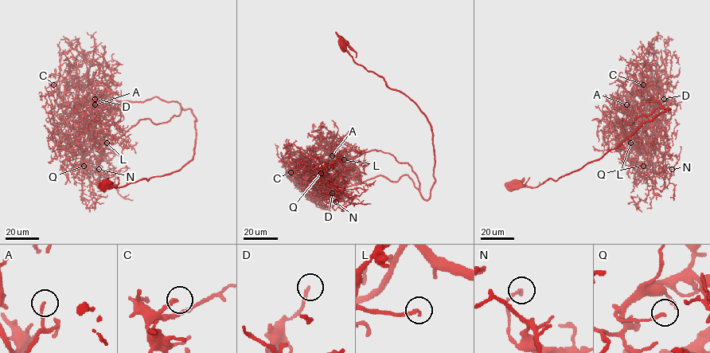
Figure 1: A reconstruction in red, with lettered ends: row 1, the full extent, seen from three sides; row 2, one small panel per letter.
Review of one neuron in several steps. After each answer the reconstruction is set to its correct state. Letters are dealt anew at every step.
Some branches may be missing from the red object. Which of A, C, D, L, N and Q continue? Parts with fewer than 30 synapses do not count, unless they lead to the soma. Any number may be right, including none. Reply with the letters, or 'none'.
L

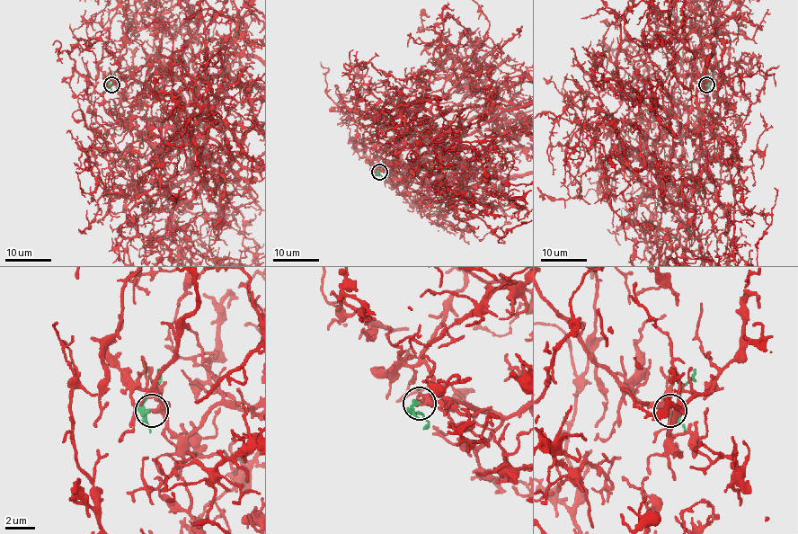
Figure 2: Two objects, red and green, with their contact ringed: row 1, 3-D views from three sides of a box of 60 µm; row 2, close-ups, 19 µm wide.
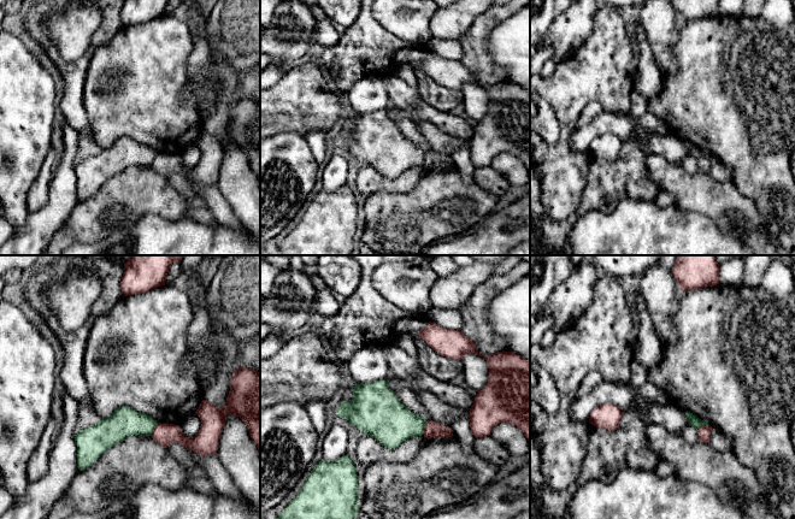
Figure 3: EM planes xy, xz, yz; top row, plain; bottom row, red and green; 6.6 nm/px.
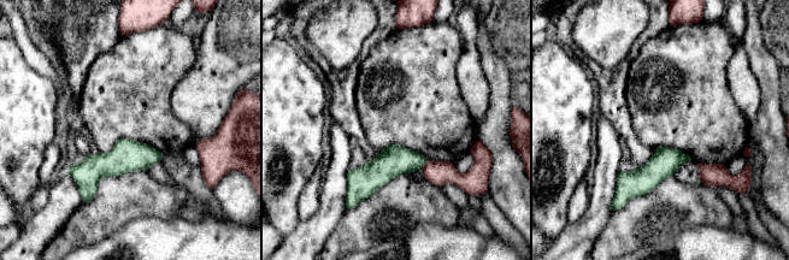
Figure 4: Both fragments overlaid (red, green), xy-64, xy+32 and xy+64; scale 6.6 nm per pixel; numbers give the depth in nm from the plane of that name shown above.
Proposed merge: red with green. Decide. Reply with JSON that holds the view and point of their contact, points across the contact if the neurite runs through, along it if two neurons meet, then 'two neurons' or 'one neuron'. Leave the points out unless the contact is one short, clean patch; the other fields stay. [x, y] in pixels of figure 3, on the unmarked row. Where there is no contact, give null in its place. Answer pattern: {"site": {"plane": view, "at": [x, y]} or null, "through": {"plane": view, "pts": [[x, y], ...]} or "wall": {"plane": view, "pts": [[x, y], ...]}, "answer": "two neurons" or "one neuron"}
{"site": {"plane": "xy", "at": [154, 159]}, "wall": {"plane": "xy", "pts": [[158, 153], [151, 165]]}, "answer": "two neurons"}

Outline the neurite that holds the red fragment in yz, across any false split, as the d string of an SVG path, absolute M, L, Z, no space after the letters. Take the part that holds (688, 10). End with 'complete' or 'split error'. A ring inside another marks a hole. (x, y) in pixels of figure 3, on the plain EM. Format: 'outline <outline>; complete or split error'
outline M672 0L672 4L682 22L719 14L719 0Z; complete

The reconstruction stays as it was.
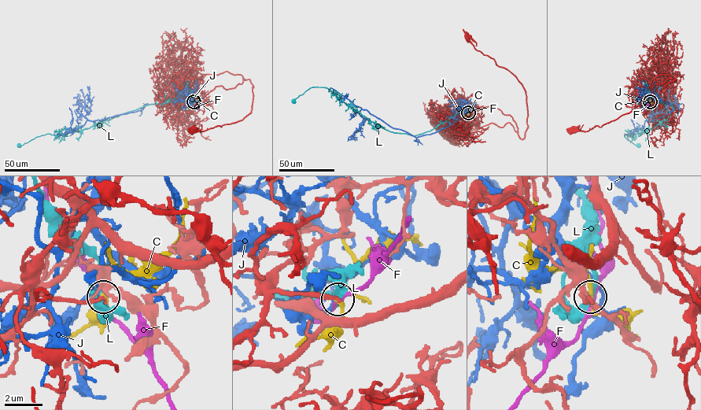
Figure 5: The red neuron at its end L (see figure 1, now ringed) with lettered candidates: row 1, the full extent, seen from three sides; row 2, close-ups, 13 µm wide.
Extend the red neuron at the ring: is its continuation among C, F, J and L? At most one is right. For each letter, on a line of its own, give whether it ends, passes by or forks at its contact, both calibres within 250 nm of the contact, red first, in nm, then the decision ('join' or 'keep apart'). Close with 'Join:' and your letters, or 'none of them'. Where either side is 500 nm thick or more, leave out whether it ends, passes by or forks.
C: it passes by | 240/220 nm | join
F: it passes by | 240/170 nm | keep apart
J: it passes by | 240/140 nm | keep apart
L: it passes by | 240/280 nm | keep apart
Join: C

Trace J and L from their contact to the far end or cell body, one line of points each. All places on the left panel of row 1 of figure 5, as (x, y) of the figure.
J: (193, 101), (193, 94), (189, 94), (136, 111), (87, 120), (70, 131), (69, 108)
L: (193, 101), (186, 87), (161, 104), (149, 104), (88, 128), (38, 136), (19, 145)

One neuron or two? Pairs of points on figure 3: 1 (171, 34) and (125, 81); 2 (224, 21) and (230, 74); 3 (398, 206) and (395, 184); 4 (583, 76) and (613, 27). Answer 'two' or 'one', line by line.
1: one
2: two
3: two
4: one

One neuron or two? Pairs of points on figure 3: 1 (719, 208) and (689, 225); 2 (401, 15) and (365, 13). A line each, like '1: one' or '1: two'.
1: two
2: two

